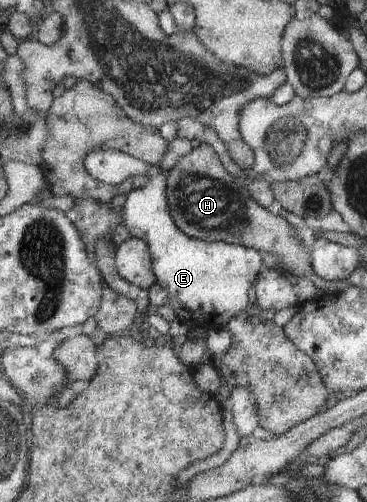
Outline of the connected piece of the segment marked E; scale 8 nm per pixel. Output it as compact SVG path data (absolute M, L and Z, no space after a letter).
M103 148L93 150L89 158L85 158L85 168L92 178L108 184L119 184L128 176L147 176L147 186L125 196L122 211L123 224L131 236L149 243L153 270L158 278L155 287L149 290L153 309L165 303L172 306L181 323L209 330L225 329L238 314L252 310L249 292L264 269L262 252L225 241L207 242L185 234L170 213L169 171L162 170L159 164L147 164L119 150Z

